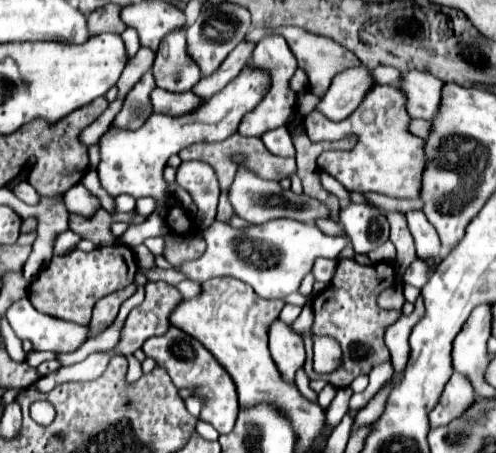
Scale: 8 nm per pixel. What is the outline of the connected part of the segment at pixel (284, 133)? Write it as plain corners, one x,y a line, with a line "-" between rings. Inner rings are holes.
277,127
275,131
267,131
261,141
265,143
265,147
273,153
273,155
279,155
279,157
291,157
295,155
295,149
293,149
293,141
289,139
289,131
287,127

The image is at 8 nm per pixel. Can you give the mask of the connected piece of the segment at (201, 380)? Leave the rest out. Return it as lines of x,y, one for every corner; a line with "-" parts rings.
171,325
167,329
167,333
147,339
143,343
143,351
147,357
153,357
157,361
157,365
163,365
169,371
173,383
179,389
193,387
193,389
197,389
197,395
207,399
205,407
201,409
201,415
199,415
201,421
211,423
217,431
231,431
233,429
233,423
235,423
237,411
239,411
235,383
225,373
225,367
195,337
191,337
185,331
179,331
177,327

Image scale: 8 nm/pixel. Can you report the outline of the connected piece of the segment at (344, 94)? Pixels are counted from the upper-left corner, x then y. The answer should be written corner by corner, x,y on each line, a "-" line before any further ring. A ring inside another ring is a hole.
363,65
355,69
347,69
333,79
329,91
321,97
315,109
331,121
343,121
359,107
359,103
363,101
365,93
371,87
373,87
373,79
369,77

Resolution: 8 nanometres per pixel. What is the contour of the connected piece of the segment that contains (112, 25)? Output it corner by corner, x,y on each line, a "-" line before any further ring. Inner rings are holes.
107,5
101,7
93,13
87,15
89,21
89,31
91,35
101,35
101,33
123,33
127,29
127,25
121,21
119,17
121,7
119,5

